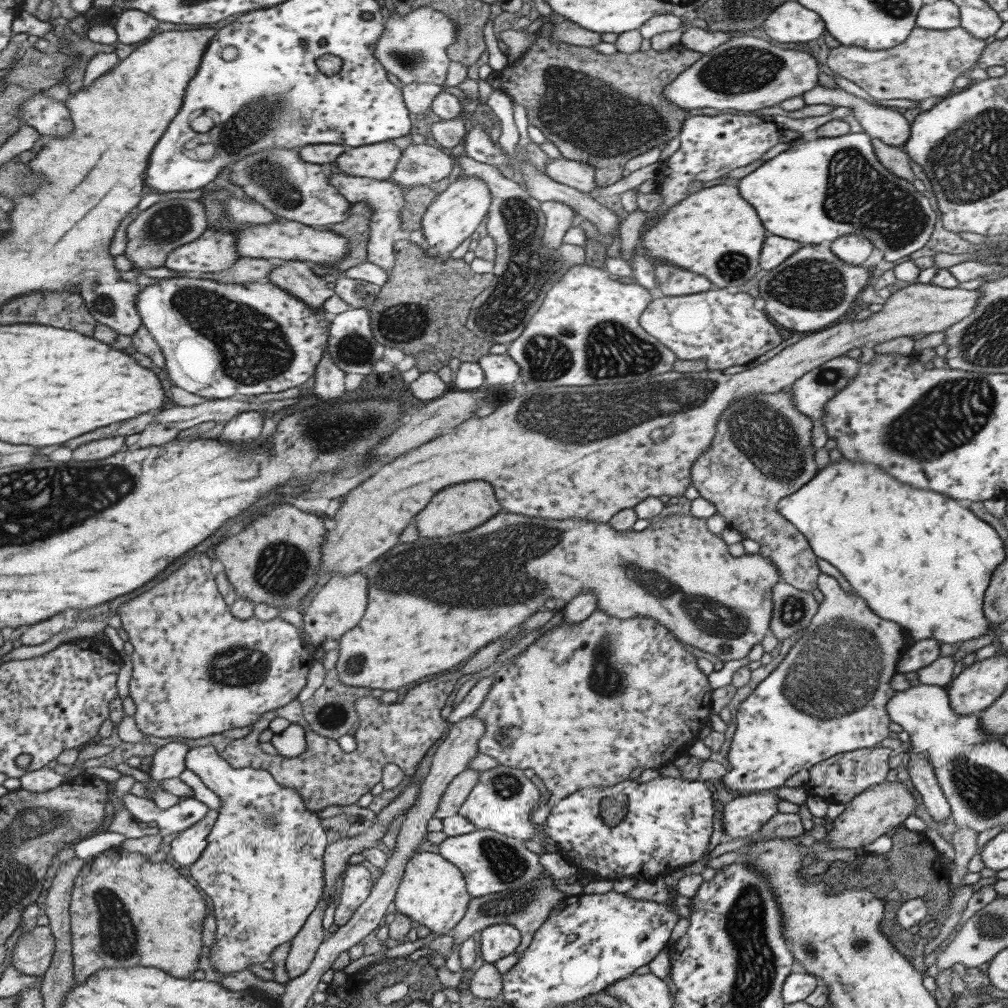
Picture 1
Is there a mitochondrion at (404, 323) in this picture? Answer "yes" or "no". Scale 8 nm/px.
yes

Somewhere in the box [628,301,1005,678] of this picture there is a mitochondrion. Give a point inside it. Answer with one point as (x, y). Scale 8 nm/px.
(955, 410)

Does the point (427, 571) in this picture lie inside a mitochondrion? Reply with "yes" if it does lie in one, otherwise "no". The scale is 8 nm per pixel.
yes

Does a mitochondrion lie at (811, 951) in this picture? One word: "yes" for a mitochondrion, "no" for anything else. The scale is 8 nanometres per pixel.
yes

